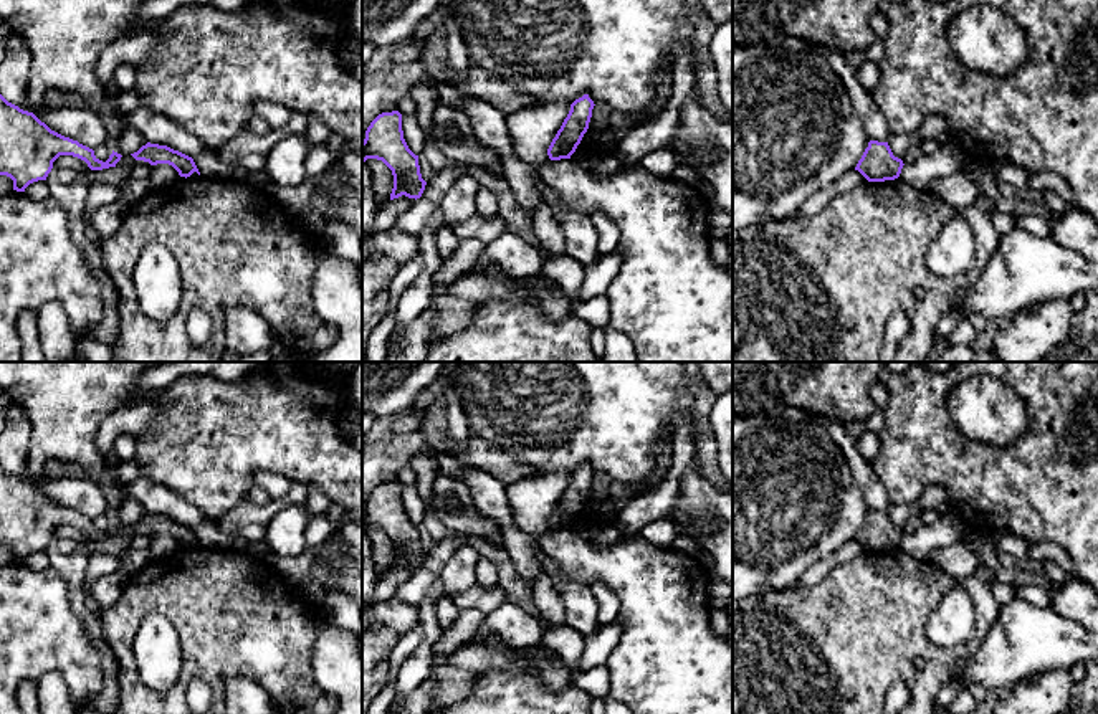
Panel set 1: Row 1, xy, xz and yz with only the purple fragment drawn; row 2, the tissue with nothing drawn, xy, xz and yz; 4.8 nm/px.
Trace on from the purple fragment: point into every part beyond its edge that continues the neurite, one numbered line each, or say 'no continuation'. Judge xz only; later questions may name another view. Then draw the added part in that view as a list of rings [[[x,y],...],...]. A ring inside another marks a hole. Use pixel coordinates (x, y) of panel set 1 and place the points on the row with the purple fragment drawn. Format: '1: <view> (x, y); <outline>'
no continuation

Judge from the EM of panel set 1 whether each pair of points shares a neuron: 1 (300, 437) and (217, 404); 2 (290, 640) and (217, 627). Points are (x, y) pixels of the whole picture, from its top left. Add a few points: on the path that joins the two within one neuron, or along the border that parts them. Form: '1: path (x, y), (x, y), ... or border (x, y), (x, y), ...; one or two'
1: path (280, 422), (237, 422); one
2: path (272, 637), (262, 627), (235, 627); one

